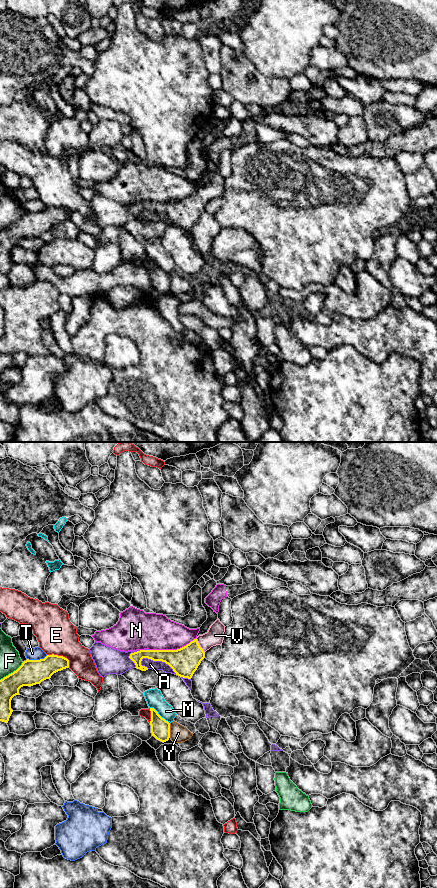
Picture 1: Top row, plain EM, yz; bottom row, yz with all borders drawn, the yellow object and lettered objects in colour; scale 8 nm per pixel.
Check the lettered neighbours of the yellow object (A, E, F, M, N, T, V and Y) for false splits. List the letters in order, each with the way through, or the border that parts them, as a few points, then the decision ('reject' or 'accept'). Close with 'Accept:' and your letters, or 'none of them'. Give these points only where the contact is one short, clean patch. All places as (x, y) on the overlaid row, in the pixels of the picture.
A: reject
E: reject
F: reject
M: border along yz (150, 707), (168, 722); reject
N: reject
T: border along yz (47, 655), (39, 659), (27, 659); reject
V: runs through yz (184, 661), (199, 645), (215, 635); accept
Y: border along yz (169, 723), (170, 737); reject
Accept: V

